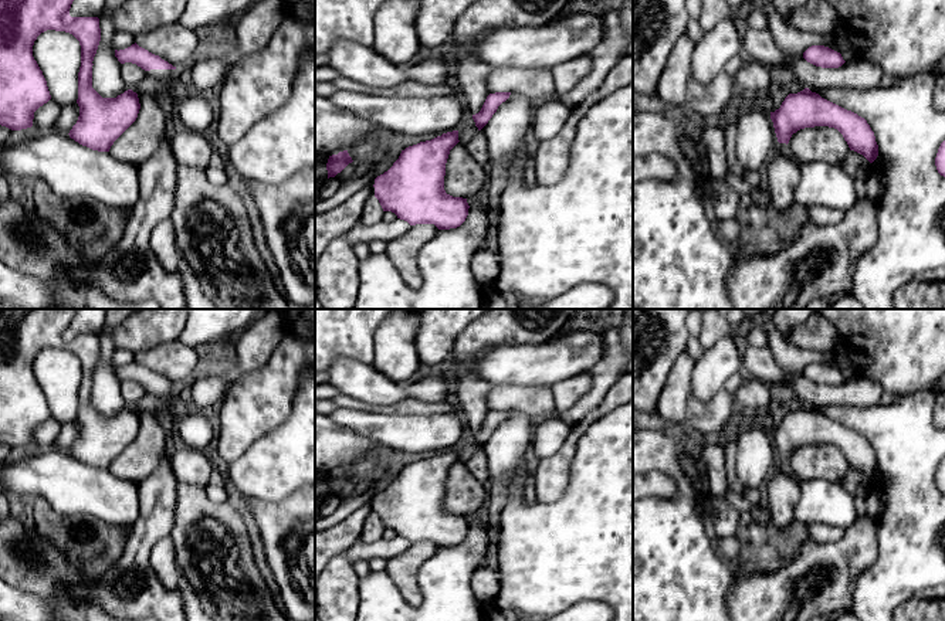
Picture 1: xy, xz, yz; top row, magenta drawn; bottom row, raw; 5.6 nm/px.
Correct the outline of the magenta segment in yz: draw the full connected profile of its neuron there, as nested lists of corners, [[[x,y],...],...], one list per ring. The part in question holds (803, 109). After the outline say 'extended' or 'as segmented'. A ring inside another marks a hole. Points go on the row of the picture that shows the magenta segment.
[[[809,88],[789,94],[780,108],[770,112],[779,143],[789,143],[793,133],[805,128],[829,126],[837,129],[850,150],[863,155],[870,163],[878,156],[878,145],[867,121],[812,92]]] | as segmented

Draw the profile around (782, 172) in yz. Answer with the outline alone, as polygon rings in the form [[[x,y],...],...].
[[[778,147],[770,155],[763,172],[768,176],[769,201],[778,211],[788,211],[795,203],[800,163],[785,156]]]

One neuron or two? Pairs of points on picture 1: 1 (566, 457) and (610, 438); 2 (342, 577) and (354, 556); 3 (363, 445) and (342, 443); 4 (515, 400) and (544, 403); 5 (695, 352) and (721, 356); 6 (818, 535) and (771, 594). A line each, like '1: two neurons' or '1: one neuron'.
1: two neurons
2: two neurons
3: one neuron
4: one neuron
5: two neurons
6: two neurons

